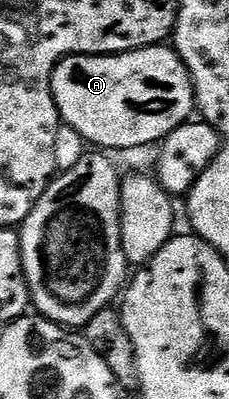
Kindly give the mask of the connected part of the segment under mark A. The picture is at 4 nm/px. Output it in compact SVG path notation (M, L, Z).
M168 45L127 51L121 55L66 55L52 70L52 99L56 102L56 107L60 111L61 120L67 126L77 131L91 146L93 143L96 146L93 148L107 149L109 152L128 151L131 147L148 147L151 143L153 145L159 144L174 129L178 129L193 118L192 110L195 109L196 103L198 103L198 97L192 88L192 78L186 69L186 65L180 60L180 56L176 54L175 50Z

